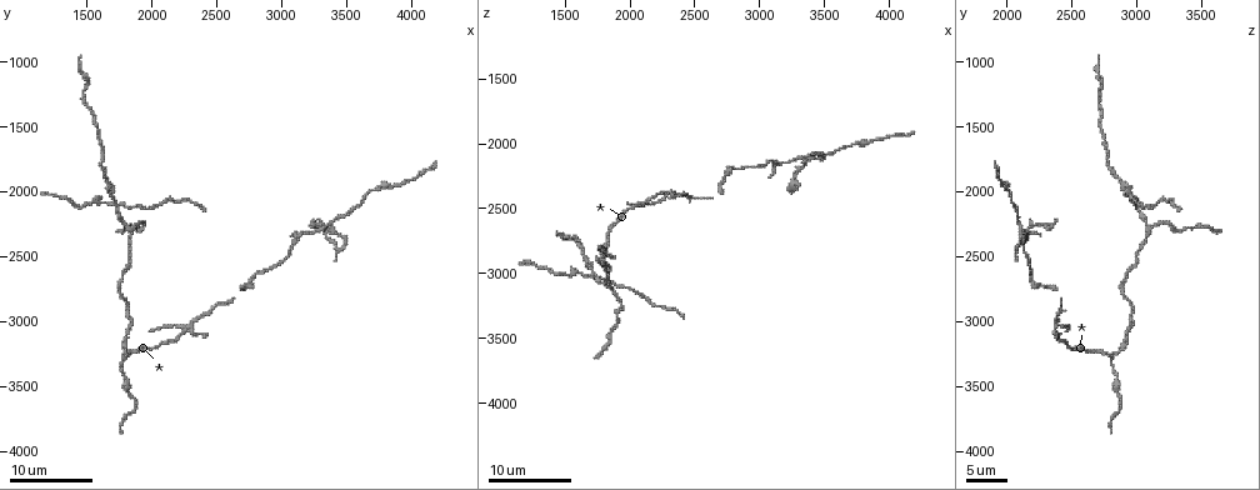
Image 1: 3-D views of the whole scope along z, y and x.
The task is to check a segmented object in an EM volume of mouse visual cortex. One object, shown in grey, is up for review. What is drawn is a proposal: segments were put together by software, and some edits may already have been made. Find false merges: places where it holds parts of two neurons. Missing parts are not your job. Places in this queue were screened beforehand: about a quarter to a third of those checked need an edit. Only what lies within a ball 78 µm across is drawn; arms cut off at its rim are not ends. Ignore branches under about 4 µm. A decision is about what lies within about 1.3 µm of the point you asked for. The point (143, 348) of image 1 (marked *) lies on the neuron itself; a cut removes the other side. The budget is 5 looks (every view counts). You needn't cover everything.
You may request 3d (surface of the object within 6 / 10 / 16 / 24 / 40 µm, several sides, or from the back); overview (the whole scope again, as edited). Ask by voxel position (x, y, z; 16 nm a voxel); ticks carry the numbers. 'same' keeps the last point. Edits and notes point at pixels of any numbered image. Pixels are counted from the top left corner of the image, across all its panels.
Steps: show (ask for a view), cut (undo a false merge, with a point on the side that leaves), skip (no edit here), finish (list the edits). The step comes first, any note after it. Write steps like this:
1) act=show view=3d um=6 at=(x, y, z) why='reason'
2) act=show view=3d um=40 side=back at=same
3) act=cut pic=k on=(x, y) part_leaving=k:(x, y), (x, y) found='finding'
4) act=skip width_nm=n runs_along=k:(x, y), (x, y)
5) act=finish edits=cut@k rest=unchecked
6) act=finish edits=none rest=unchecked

act=show view=3d um=16 at=(2280, 3020, 2380)

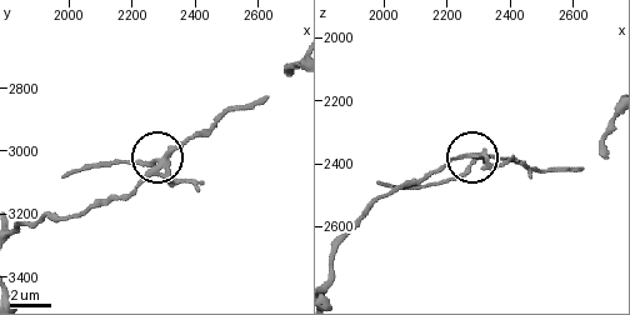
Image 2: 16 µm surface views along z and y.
act=show view=3d um=6 at=(2290, 3030, 2410) why='zoom in'

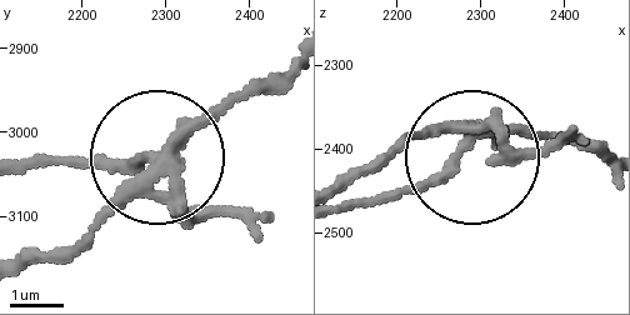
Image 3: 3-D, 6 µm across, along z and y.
act=cut pic=3 on=(231, 208) arms=4 part_leaving=3:(163, 158), (33, 170) found='a second neuron is stuck on'

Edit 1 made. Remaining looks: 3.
act=show view=3d um=16 at=(1780, 3260, 2800) why='small branch off a trunk'

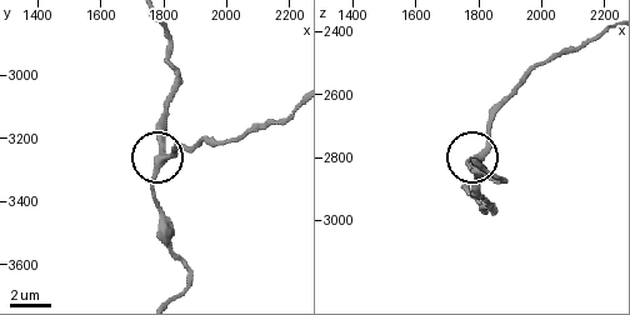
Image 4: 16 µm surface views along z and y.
act=show view=3d um=6 at=same

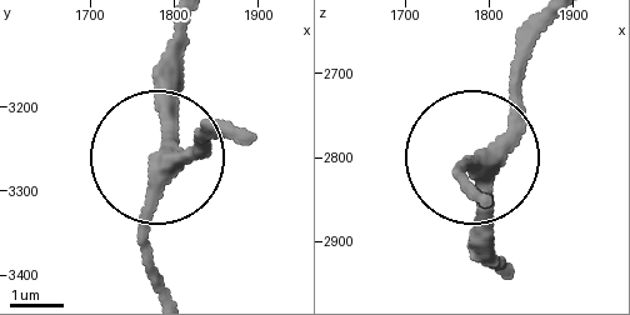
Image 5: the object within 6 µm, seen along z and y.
act=skip found='one neuron here'

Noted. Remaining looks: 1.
act=finish edits=cut@3 rest=unchecked

